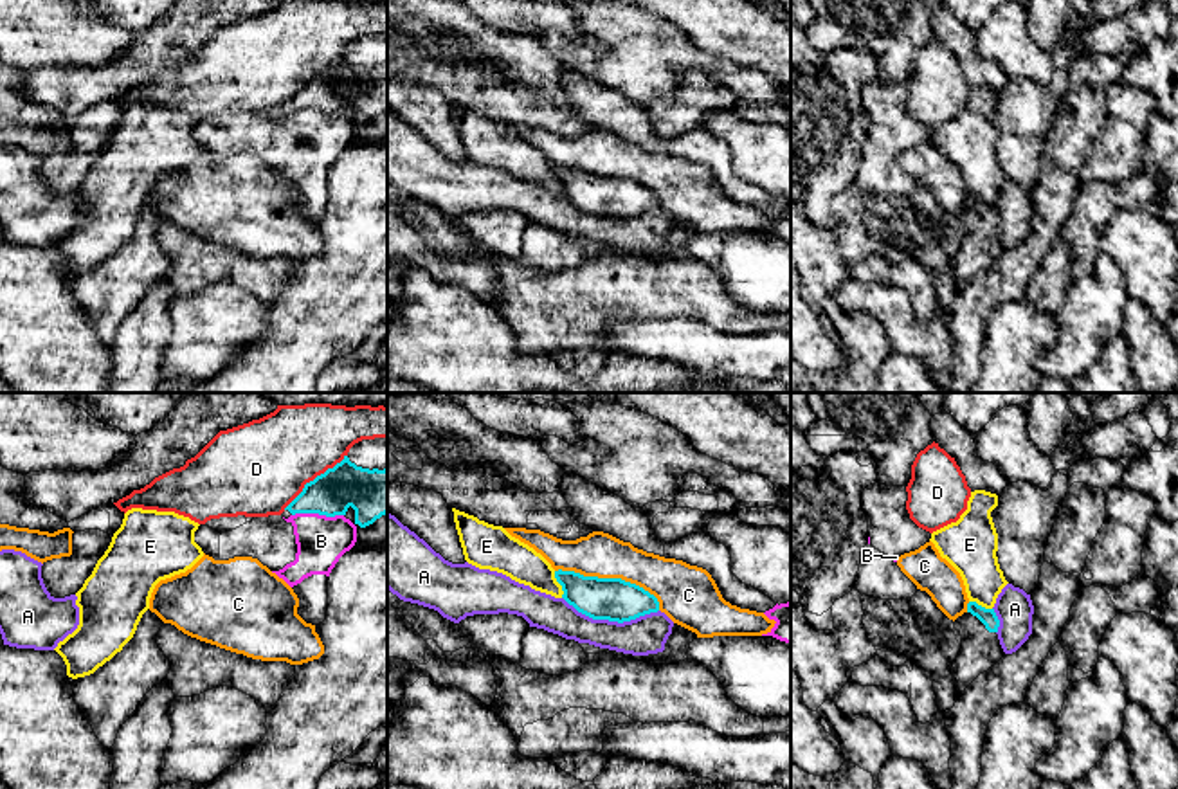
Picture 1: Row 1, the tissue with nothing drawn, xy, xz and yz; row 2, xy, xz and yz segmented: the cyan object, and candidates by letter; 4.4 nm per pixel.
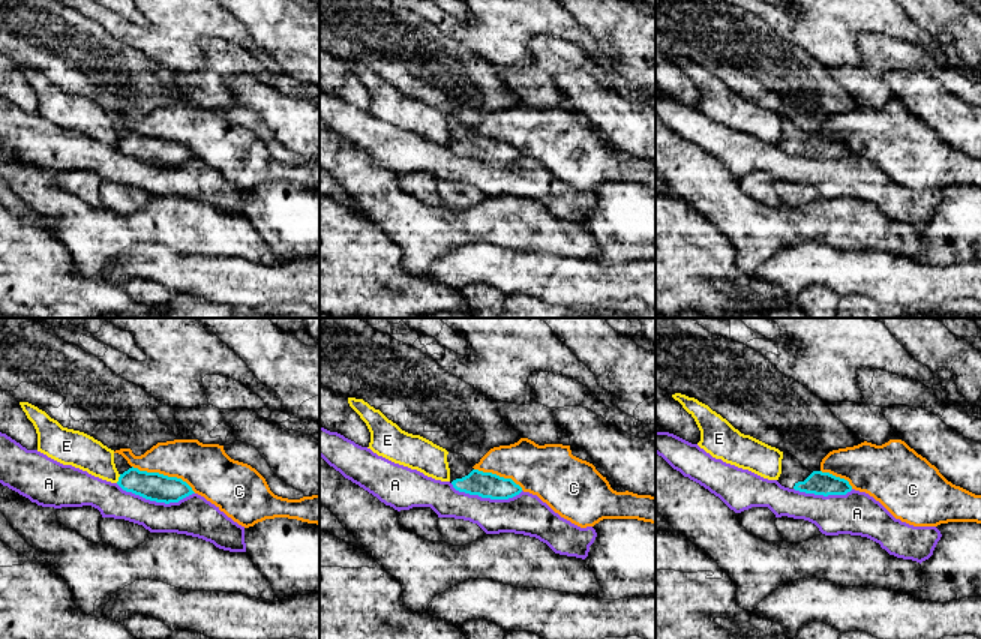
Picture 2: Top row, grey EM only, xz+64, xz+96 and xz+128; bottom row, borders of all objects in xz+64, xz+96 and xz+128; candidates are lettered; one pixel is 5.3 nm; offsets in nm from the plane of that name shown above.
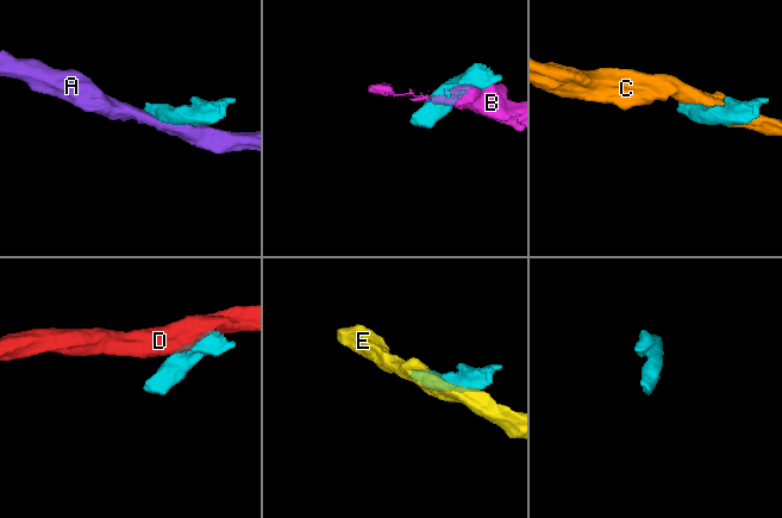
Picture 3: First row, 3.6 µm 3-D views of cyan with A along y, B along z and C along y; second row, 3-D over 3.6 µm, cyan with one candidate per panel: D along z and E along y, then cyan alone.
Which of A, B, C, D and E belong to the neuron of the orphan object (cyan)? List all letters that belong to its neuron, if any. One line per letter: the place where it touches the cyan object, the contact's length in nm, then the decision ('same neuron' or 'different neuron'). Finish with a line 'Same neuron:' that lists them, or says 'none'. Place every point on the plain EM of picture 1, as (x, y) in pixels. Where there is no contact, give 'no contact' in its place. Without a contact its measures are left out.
A: xz (611, 217) | 440 nm | different neuron
B: xy (317, 108) | 240 nm | different neuron
C: xz (611, 175) | 500 nm | different neuron
D: xy (316, 74) | 380 nm | different neuron
E: xz (559, 179) | 130 nm | different neuron
Same neuron: none

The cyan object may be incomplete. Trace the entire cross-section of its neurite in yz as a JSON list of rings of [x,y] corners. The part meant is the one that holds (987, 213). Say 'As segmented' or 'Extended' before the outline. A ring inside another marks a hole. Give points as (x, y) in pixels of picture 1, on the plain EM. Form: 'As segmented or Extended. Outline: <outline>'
Extended. Outline: [[[969,198],[967,207],[953,220],[962,232],[962,245],[951,263],[955,285],[960,290],[980,270],[994,263],[1005,249],[996,231],[1000,216],[994,205]]]

